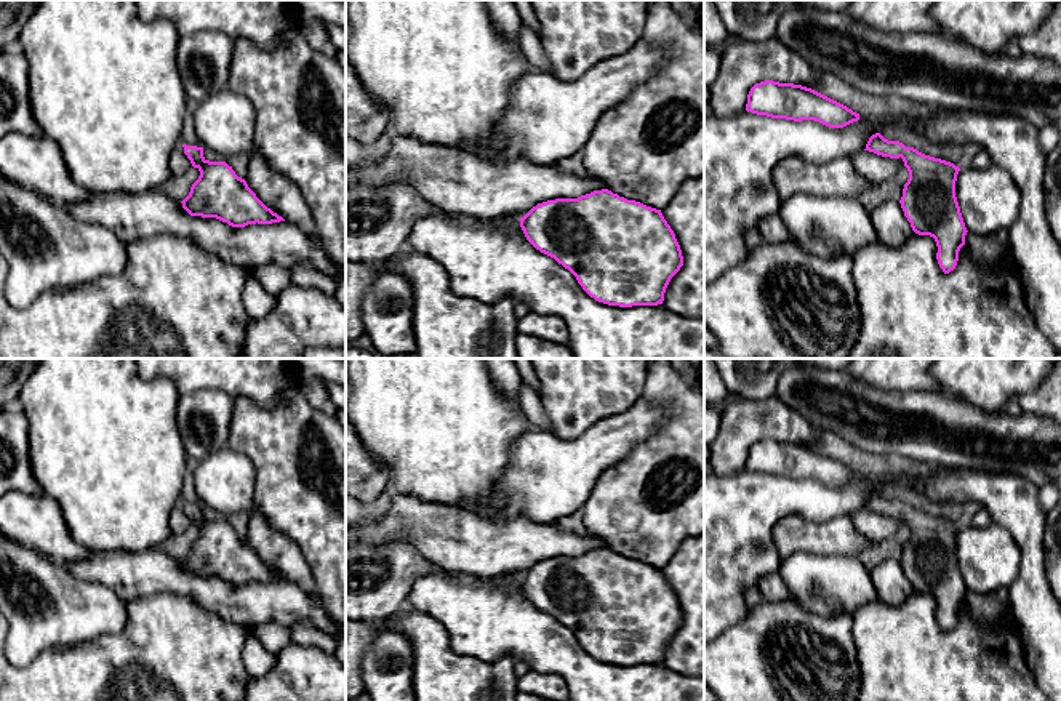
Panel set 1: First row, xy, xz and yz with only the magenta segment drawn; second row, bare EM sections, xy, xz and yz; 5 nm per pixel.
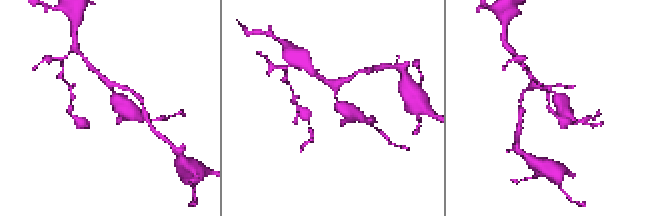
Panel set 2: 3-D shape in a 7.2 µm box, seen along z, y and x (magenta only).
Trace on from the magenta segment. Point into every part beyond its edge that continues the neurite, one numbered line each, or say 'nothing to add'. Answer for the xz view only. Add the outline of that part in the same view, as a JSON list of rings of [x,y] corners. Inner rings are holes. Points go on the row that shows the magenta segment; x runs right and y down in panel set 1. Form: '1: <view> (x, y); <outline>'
nothing to add

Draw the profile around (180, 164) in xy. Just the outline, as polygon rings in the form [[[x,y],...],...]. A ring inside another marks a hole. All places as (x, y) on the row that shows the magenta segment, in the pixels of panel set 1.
[[[182,144],[178,146],[178,147],[171,152],[168,165],[170,165],[170,170],[171,170],[173,176],[181,176],[181,174],[184,174],[187,170],[192,168],[190,160],[189,160],[187,155],[184,154]]]

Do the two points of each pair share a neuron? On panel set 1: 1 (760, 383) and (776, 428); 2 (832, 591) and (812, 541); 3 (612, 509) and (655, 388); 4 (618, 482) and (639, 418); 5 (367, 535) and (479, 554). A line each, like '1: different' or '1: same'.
1: different
2: different
3: same
4: different
5: same

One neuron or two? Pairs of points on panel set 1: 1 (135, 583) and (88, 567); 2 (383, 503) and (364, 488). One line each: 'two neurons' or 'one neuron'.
1: one neuron
2: two neurons

